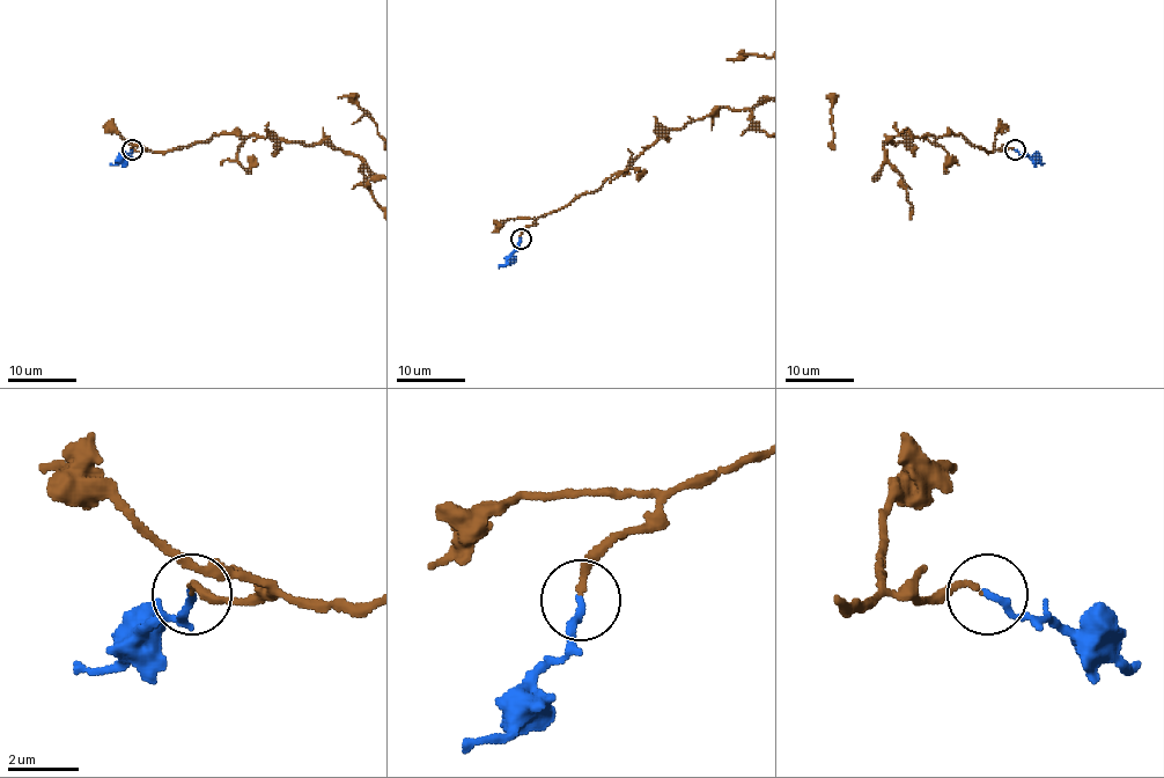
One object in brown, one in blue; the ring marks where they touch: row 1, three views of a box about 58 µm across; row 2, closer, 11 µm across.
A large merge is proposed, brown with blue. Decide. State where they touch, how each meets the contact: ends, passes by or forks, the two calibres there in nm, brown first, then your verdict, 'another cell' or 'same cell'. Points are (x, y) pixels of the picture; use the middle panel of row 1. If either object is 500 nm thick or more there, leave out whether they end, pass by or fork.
at (521, 239); brown ends there; blue ends there; 140 nm thick on the brown side, 200 nm on the other; same cell

